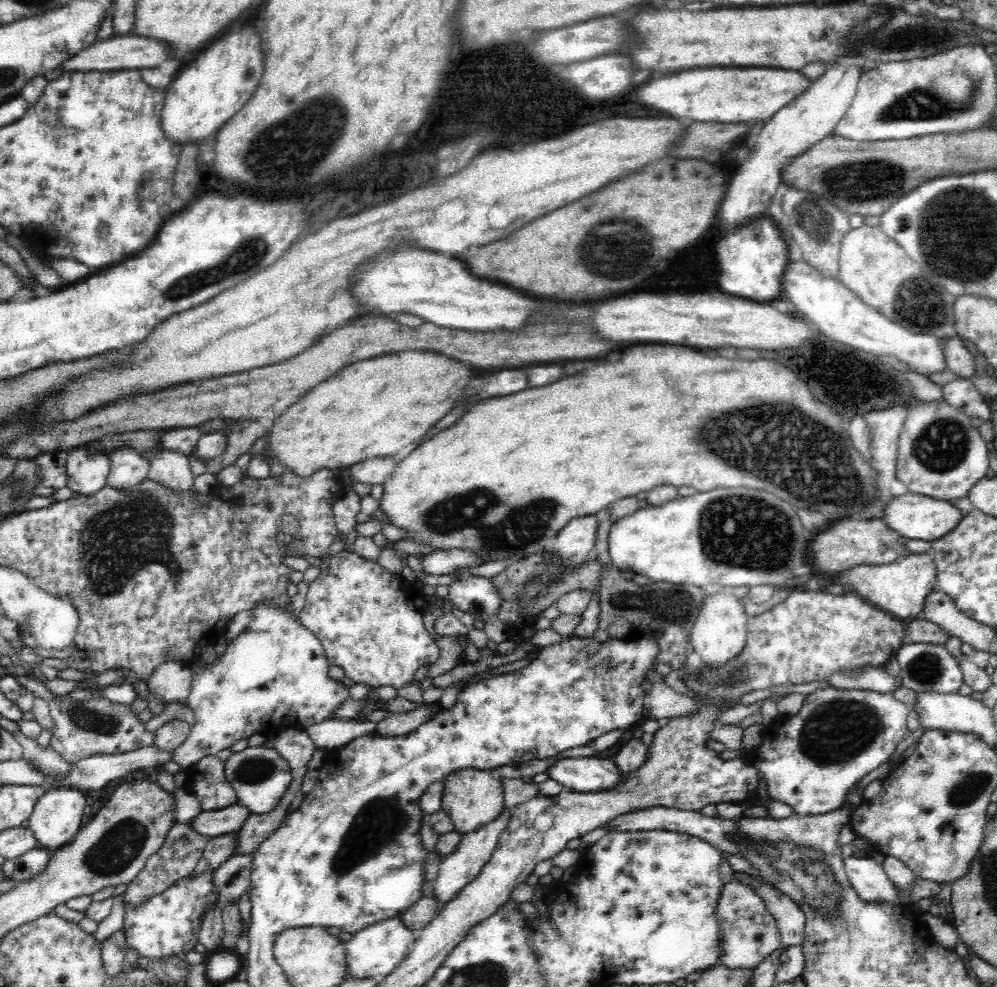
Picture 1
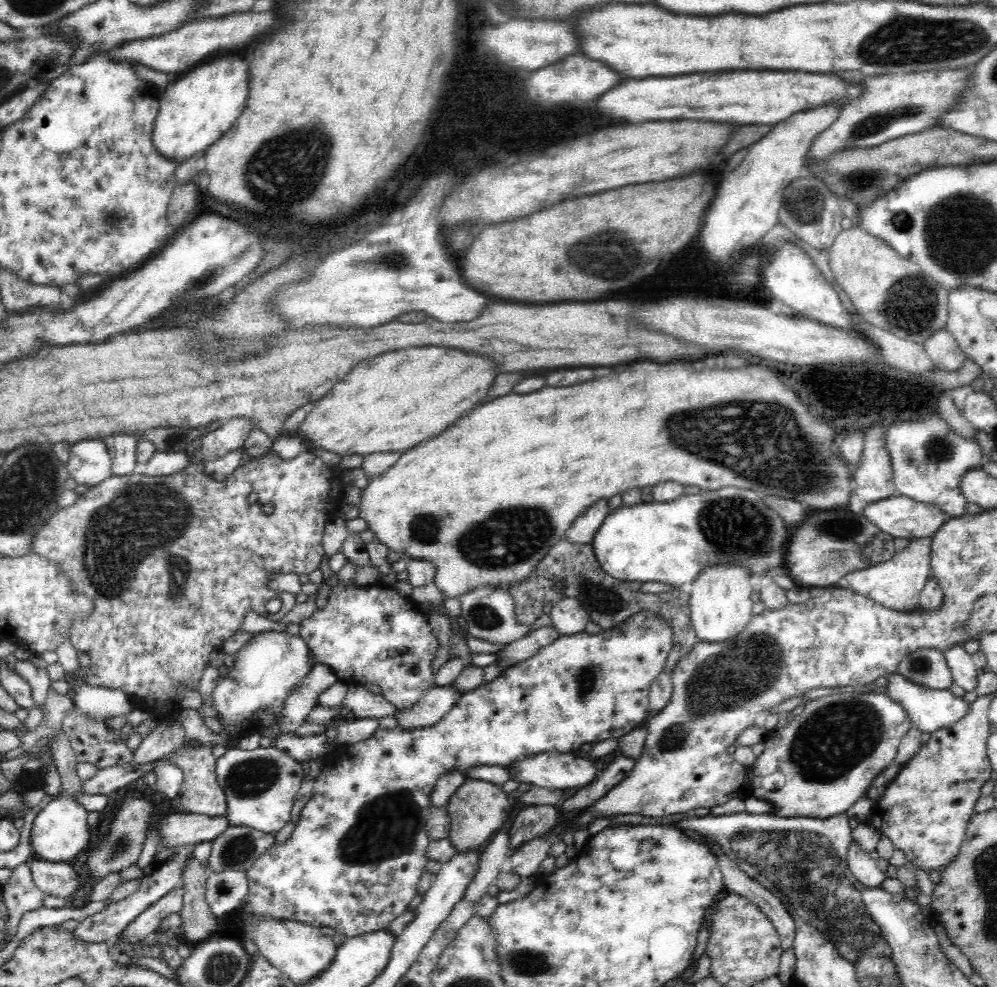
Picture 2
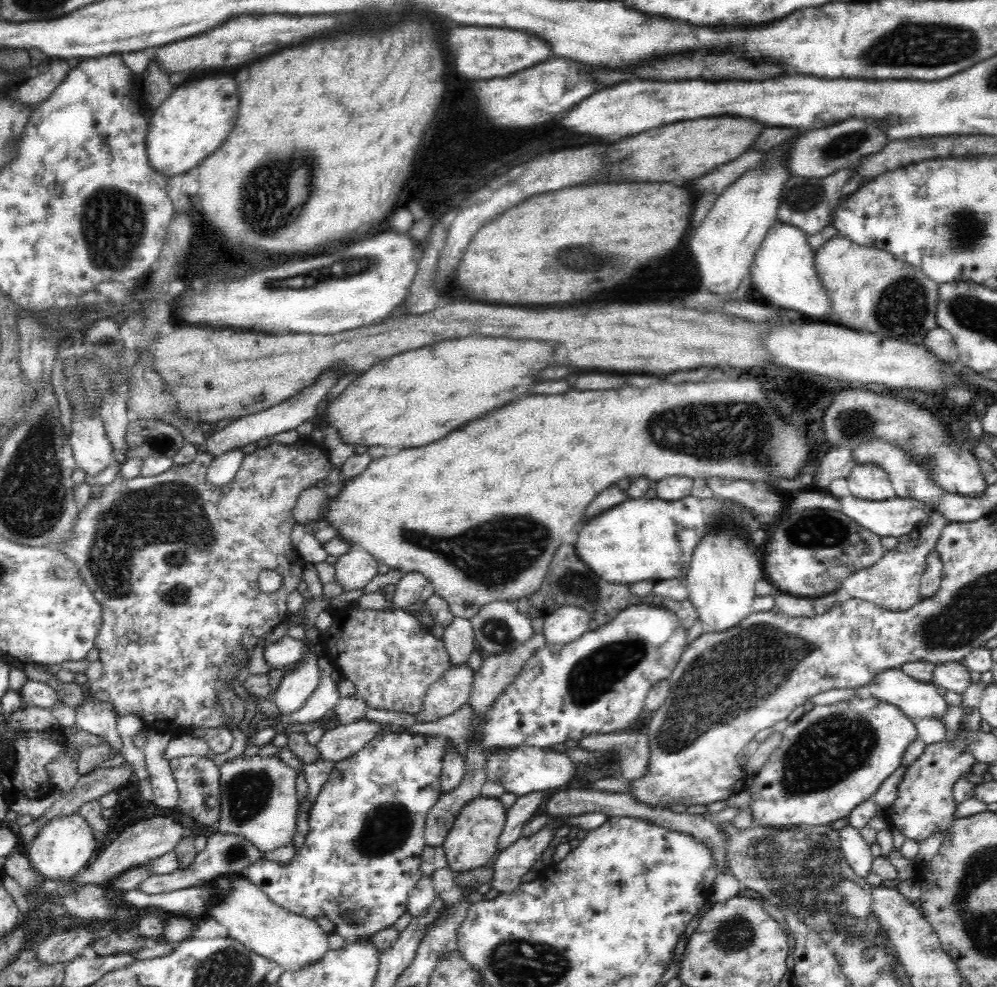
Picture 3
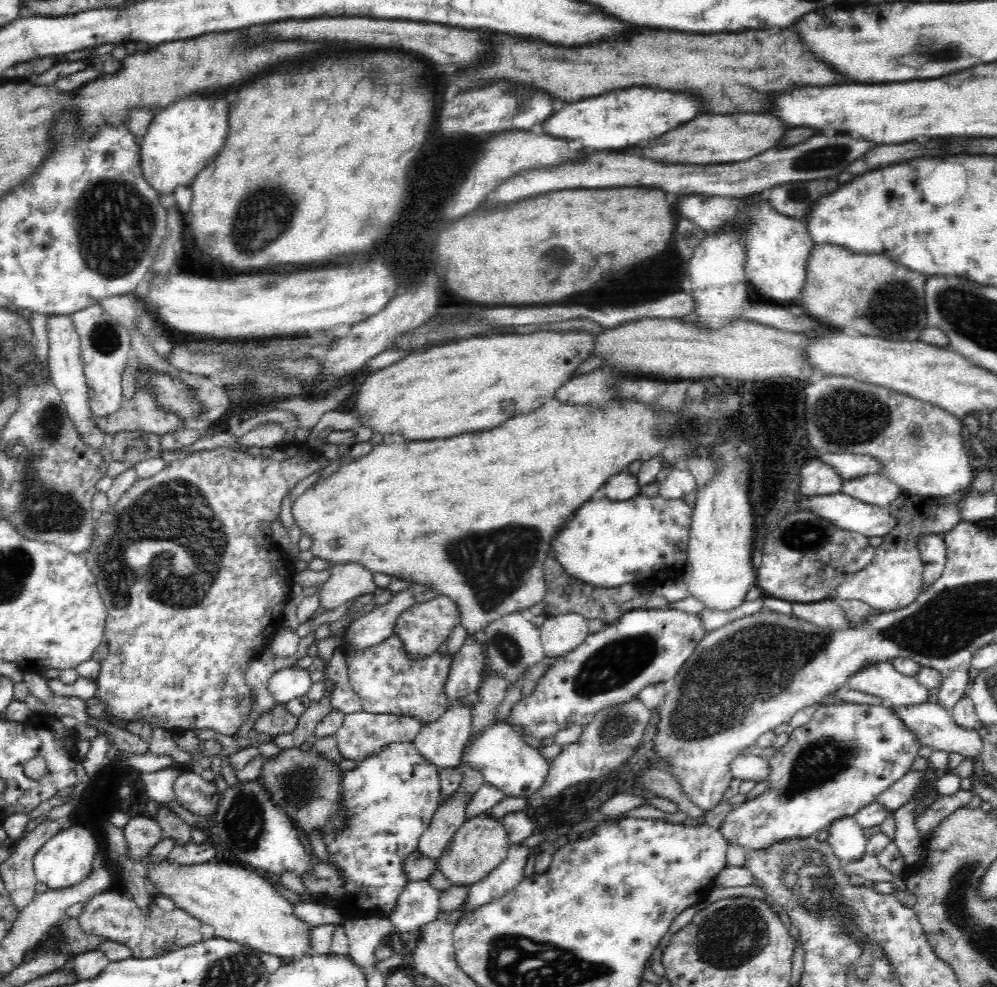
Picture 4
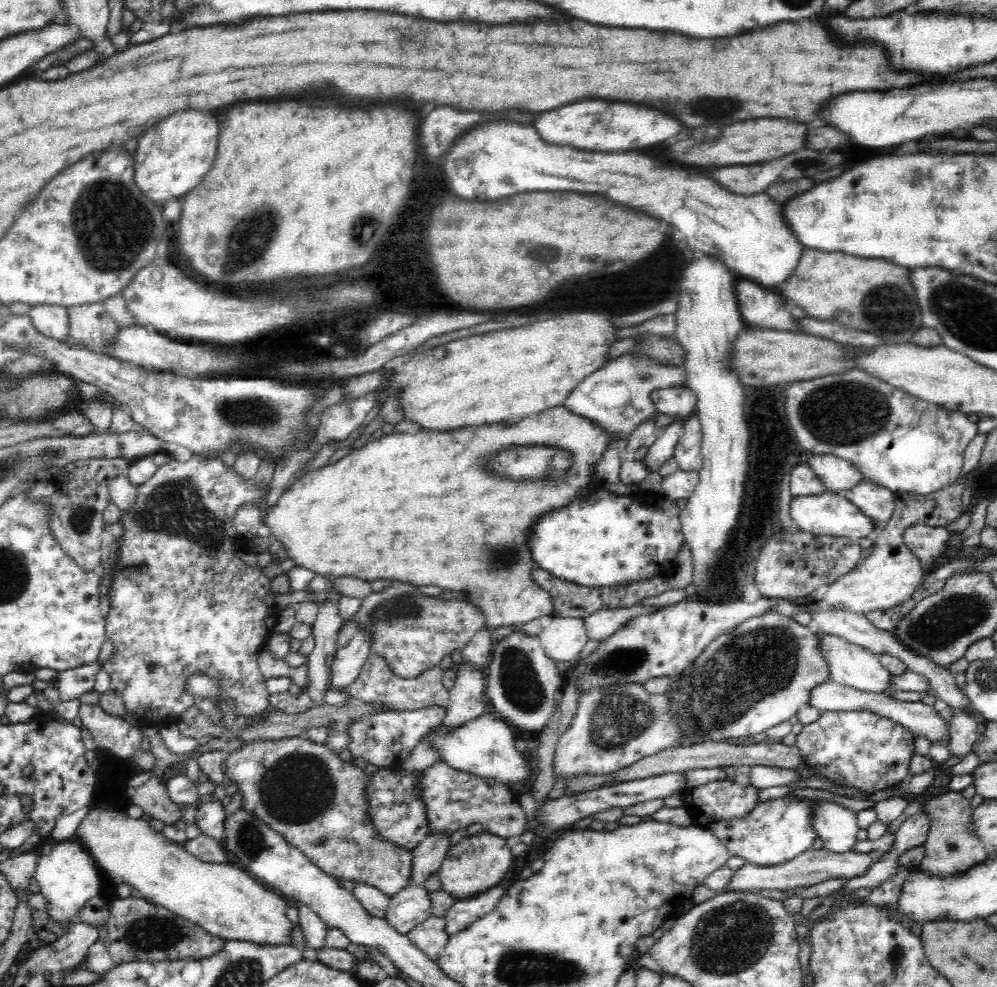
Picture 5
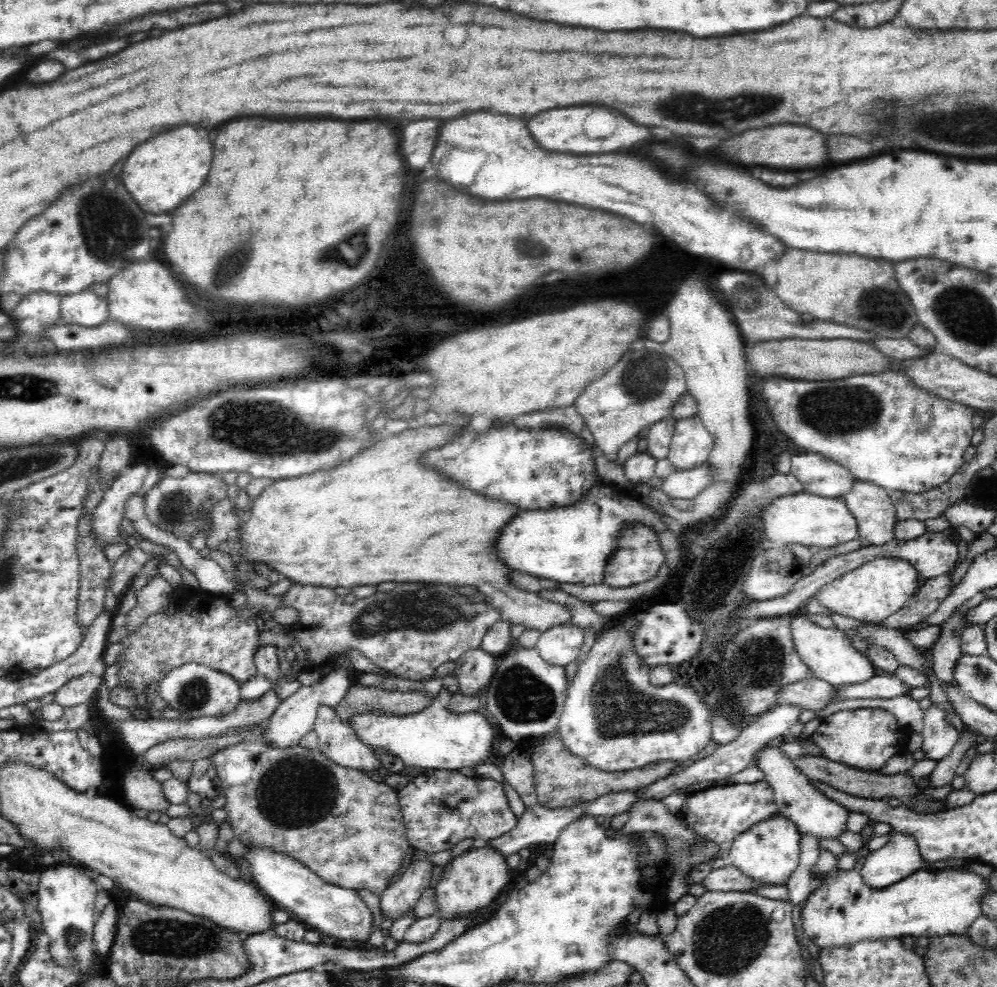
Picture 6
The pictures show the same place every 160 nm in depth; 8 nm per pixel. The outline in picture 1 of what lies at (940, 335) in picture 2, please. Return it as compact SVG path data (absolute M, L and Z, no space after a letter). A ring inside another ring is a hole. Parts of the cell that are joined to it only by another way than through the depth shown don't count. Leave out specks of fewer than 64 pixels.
M957 334L940 339L947 370L961 379L969 379L975 373L975 358L970 355L962 341Z

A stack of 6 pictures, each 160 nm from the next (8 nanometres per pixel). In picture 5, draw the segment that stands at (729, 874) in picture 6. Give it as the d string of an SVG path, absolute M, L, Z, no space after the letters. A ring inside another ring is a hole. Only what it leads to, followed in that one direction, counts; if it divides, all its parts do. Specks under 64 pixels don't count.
M822 849L818 851L808 850L800 853L796 860L786 862L786 864L778 864L778 866L766 866L760 868L754 864L744 864L734 874L724 886L728 892L744 892L759 893L761 890L794 890L795 888L806 888L813 884L818 884L831 879L848 879L860 876L873 864L873 860L868 853L832 853Z

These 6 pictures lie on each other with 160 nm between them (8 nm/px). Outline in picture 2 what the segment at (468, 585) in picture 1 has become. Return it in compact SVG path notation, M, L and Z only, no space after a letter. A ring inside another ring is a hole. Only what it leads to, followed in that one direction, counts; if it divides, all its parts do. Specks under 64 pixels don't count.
M480 587L461 596L459 599L464 630L474 639L504 646L524 638L530 632L529 625L517 620L515 604L507 588Z

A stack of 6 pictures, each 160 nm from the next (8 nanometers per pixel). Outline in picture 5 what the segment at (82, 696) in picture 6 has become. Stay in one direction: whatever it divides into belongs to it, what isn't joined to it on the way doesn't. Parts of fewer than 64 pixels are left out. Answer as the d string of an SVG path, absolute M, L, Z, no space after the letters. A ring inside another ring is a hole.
M94 660L92 664L77 666L59 673L57 689L60 702L79 700L82 694L94 691L96 675L103 669L103 664L104 662Z

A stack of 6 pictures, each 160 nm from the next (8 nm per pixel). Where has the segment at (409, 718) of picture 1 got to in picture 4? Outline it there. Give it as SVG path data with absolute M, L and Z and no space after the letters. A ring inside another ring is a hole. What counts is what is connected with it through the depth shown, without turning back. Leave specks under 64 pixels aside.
M468 635L460 650L453 656L445 682L449 704L479 689L484 676L485 657L484 645L478 643L473 635Z

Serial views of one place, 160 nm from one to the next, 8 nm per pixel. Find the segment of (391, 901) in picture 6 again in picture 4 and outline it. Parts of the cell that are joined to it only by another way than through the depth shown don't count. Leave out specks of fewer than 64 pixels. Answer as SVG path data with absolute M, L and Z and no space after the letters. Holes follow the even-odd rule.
M472 767L464 768L463 777L455 795L447 803L438 806L428 829L420 835L417 850L433 862L440 859L456 832L460 831L465 823L468 798L485 782L484 777Z

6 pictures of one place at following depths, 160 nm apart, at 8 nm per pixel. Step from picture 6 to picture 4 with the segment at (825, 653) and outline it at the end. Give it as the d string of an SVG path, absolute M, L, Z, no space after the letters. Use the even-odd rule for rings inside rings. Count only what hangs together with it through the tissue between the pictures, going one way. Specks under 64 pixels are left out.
M890 661L862 666L848 676L844 689L884 698L891 707L922 704L928 700L928 689L914 677L900 674Z

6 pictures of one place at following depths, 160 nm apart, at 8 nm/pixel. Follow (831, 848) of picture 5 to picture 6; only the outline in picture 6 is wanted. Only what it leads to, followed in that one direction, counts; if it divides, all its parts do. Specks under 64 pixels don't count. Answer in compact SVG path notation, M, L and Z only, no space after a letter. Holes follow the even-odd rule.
M766 745L754 752L750 763L757 766L773 790L780 814L788 817L800 833L816 836L816 839L836 839L841 831L846 829L848 810L845 806L830 800L818 790L812 781L785 755L780 747Z

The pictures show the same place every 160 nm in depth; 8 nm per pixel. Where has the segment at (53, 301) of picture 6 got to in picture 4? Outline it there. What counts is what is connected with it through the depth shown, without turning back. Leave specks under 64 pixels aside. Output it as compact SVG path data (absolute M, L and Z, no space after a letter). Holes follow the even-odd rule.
M48 314L46 318L46 330L49 343L49 371L48 378L53 386L59 391L61 400L67 408L70 421L80 433L80 439L86 446L100 450L105 447L105 433L93 424L92 413L88 407L89 389L86 383L83 365L80 359L80 337L73 325L71 315Z

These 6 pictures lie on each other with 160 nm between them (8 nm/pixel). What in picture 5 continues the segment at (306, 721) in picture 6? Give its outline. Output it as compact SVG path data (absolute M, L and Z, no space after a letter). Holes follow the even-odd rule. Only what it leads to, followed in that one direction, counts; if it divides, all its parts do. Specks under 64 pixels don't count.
M358 632L346 647L337 650L333 663L329 666L330 678L327 690L346 689L355 678L358 678L370 655L370 641L372 638Z

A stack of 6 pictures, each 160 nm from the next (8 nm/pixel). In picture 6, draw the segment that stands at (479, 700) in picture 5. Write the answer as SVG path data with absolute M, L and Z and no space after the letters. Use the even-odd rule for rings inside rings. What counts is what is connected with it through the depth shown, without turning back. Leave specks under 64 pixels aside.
M481 646L462 654L455 661L454 675L458 679L459 692L466 696L478 694L488 687L497 669L499 657L486 652Z

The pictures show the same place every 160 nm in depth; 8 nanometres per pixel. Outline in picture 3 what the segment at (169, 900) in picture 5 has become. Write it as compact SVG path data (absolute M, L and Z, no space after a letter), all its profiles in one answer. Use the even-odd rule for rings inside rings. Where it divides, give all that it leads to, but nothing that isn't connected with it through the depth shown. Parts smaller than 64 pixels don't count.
M245 873L216 877L210 886L217 894L209 903L206 917L225 926L230 940L241 942L247 949L273 960L283 970L298 971L305 964L318 962L329 949L329 934L322 931L316 921L278 907Z

